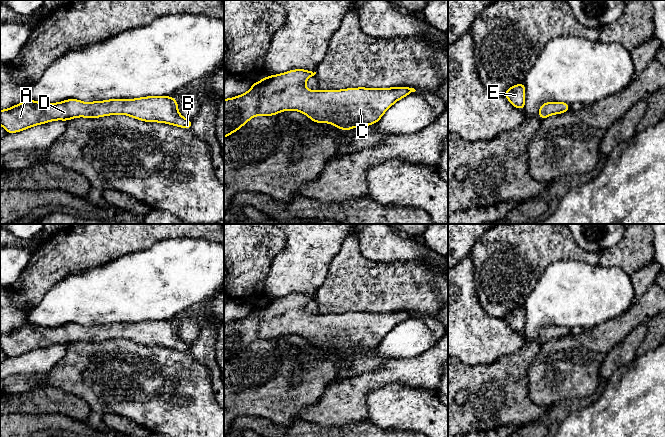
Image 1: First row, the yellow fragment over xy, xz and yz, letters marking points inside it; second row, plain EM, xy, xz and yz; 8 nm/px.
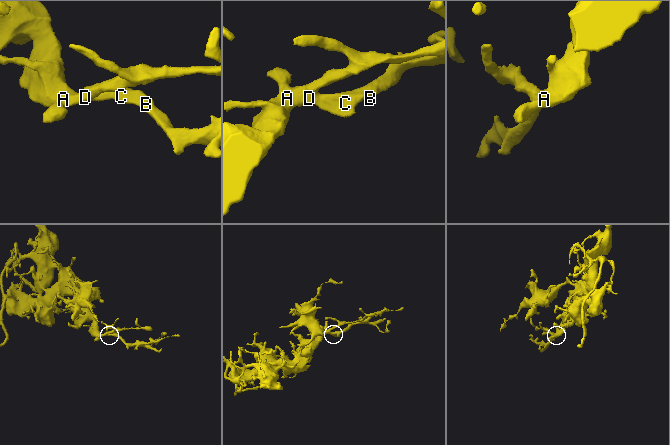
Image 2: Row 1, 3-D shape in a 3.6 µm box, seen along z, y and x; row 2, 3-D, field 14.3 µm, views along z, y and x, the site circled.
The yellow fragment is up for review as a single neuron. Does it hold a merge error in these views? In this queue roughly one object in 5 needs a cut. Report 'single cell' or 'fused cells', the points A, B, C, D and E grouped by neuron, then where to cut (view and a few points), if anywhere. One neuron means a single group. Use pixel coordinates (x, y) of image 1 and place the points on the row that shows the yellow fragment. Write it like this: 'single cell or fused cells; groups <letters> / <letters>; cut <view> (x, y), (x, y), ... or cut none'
single cell; groups A B C D E; cut none

